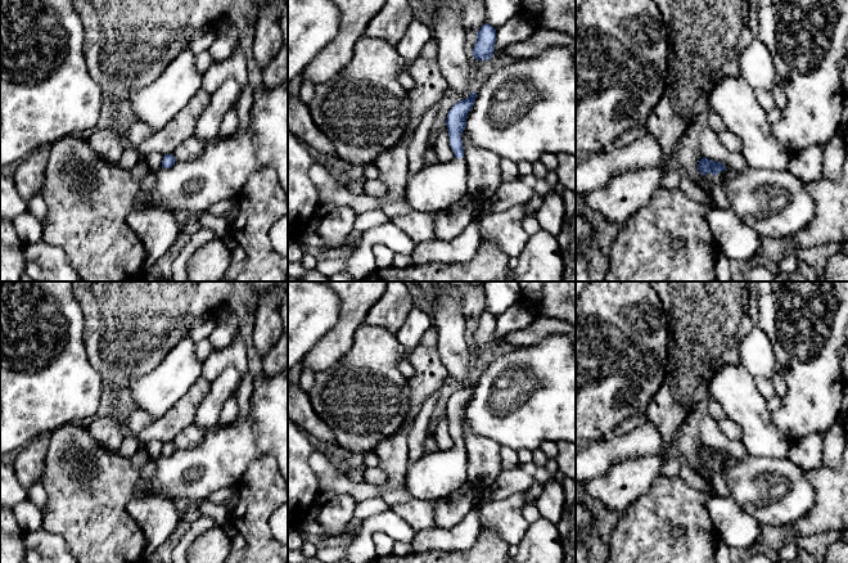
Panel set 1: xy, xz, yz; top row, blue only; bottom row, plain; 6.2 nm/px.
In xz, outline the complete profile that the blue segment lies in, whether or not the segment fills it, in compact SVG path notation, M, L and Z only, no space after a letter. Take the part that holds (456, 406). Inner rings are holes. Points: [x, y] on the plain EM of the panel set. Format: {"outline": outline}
{"outline": "M472 379L468 387L452 393L447 402L446 414L455 446L447 451L424 454L418 461L407 465L403 485L412 499L439 500L468 482L468 456L461 422L475 386L477 380Z"}

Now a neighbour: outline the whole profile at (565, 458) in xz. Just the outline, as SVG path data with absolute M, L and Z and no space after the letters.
M558 441L555 443L558 446L558 472L564 477L576 479L576 445L565 441Z

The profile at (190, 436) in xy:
M191 423L184 429L181 429L175 436L172 442L176 449L185 450L198 446L203 438L203 434L203 431L195 423Z

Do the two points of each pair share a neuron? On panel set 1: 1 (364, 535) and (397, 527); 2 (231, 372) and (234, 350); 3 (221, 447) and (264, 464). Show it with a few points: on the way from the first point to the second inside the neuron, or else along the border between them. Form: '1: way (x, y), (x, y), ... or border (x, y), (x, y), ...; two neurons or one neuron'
1: way (371, 527), (389, 526); one neuron
2: border (230, 363), (238, 370), (239, 381); two neurons
3: border (274, 456), (258, 456), (248, 467), (238, 486); two neurons

